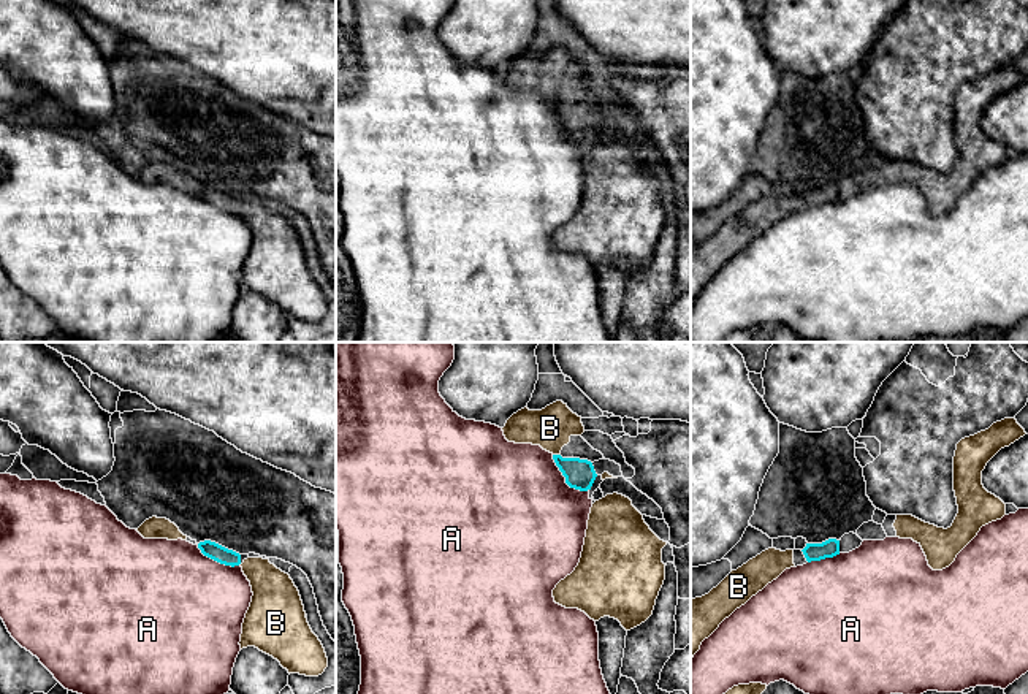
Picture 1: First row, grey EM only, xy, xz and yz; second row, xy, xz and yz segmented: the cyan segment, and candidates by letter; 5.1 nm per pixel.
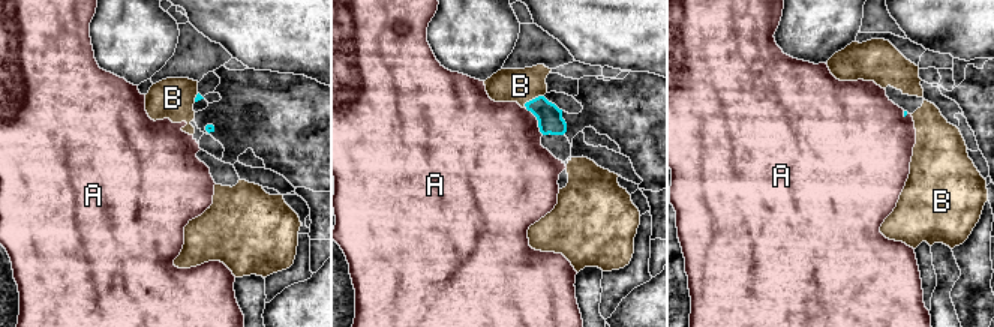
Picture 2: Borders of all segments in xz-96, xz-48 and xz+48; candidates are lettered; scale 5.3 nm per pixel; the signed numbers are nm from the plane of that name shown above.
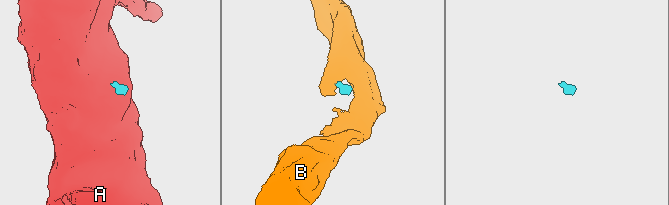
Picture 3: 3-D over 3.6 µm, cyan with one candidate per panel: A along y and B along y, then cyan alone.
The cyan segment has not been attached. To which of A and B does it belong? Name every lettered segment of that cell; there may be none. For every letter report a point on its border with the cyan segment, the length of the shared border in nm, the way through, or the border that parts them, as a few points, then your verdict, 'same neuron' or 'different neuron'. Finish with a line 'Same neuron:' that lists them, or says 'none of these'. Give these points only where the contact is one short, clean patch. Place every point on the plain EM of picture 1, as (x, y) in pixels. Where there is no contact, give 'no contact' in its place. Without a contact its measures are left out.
A: xz (566, 125) | 260 nm | along xz (552, 100), (571, 132), (588, 135) | different neuron
B: xz (556, 100) | 40 nm | across xz (580, 119), (556, 100), (550, 73) | same neuron
Same neuron: B

